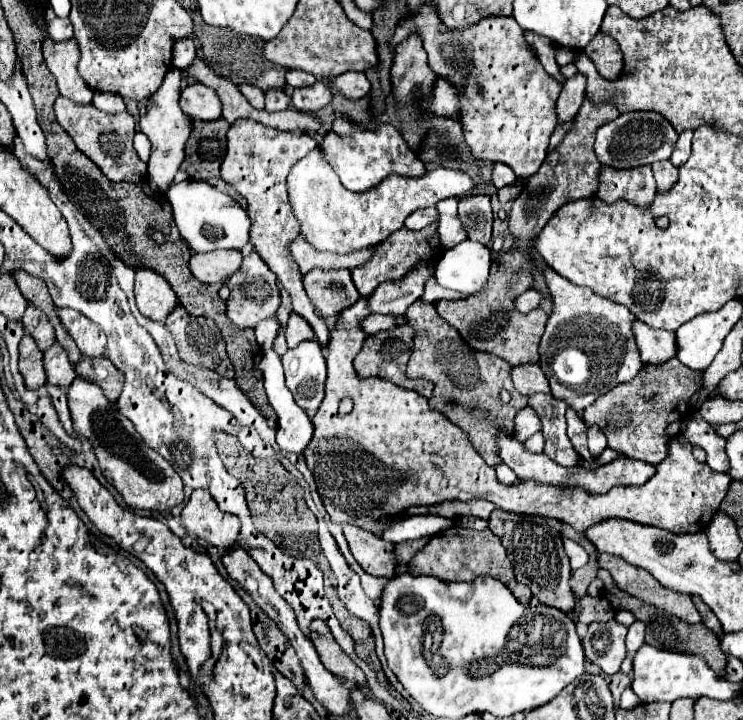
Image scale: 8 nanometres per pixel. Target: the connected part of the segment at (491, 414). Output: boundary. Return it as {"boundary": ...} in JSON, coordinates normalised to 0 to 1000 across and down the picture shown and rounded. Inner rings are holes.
{"boundary":[[[560,417],[544,439],[546,447],[557,456],[557,483],[546,517],[549,525],[579,528],[584,533],[584,544],[576,556],[579,564],[595,572],[603,583],[608,583],[608,589],[619,592],[619,597],[630,603],[641,628],[646,628],[659,647],[673,644],[668,622],[668,597],[673,592],[689,603],[694,572],[711,561],[711,553],[697,547],[689,536],[689,528],[684,522],[686,506],[657,489],[635,486],[619,469],[619,461],[611,453],[603,453],[603,447],[598,447],[587,436],[584,422]],[[676,539],[684,542],[689,550],[684,561],[673,556]]]}

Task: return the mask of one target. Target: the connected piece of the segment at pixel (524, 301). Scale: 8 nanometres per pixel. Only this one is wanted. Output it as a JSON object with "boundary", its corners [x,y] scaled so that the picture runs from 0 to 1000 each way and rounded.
{"boundary":[[[711,403],[708,408],[703,408],[703,411],[697,411],[694,414],[694,428],[700,431],[700,433],[713,433],[713,431],[719,431],[719,428],[724,428],[727,422],[732,419],[732,408],[729,406],[721,406],[721,403]]]}

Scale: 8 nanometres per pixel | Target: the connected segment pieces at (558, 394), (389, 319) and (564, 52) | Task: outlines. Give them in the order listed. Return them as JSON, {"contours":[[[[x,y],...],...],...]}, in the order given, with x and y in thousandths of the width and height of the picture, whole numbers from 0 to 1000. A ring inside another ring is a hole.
{"contours":[[[[735,375],[732,383],[746,414],[746,431],[727,475],[727,511],[740,531],[743,550],[783,572],[829,533],[848,531],[864,511],[851,464],[851,442],[856,439],[840,425],[799,408],[794,400],[770,394],[746,375]]],[[[498,436],[495,442],[485,444],[485,458],[490,464],[506,464],[511,458],[522,458],[536,450],[536,442],[530,439],[517,439],[517,436]]],[[[756,64],[756,67],[748,69],[748,86],[751,86],[754,92],[767,89],[767,86],[773,86],[775,72],[778,72],[778,69],[770,69],[770,67],[764,67],[764,64]]]]}

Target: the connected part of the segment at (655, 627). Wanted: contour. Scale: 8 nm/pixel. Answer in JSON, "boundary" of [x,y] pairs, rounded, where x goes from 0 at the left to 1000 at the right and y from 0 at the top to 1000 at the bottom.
{"boundary":[[[805,792],[805,803],[813,808],[813,822],[810,828],[818,831],[818,836],[824,839],[826,847],[848,847],[853,853],[856,861],[867,864],[869,867],[869,894],[880,897],[880,900],[888,900],[888,903],[904,903],[904,906],[915,906],[915,908],[937,908],[937,911],[945,911],[953,925],[964,933],[966,942],[974,942],[977,939],[977,908],[969,903],[969,892],[966,892],[966,883],[953,875],[948,867],[926,867],[910,856],[902,856],[896,853],[894,847],[883,844],[883,842],[875,842],[875,839],[867,839],[861,836],[859,831],[843,825],[840,819],[834,819],[829,814],[829,808],[824,806],[824,800],[818,797],[818,792]]]}

